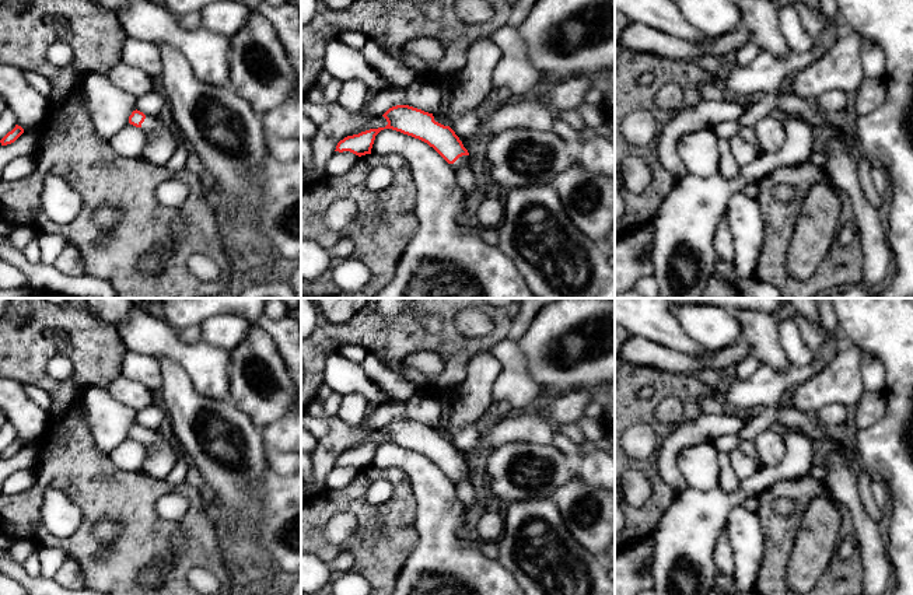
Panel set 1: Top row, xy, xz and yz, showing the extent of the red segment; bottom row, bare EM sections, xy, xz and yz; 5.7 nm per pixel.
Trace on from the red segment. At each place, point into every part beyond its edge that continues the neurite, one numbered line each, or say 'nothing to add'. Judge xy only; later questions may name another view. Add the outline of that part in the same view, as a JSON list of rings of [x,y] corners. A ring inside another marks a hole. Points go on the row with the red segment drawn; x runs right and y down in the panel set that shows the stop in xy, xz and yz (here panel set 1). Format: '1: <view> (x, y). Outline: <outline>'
1: xy (163, 144). Outline: [[[146,115],[140,129],[151,137],[151,143],[144,150],[141,158],[154,165],[165,165],[176,150],[175,134],[158,116]]]

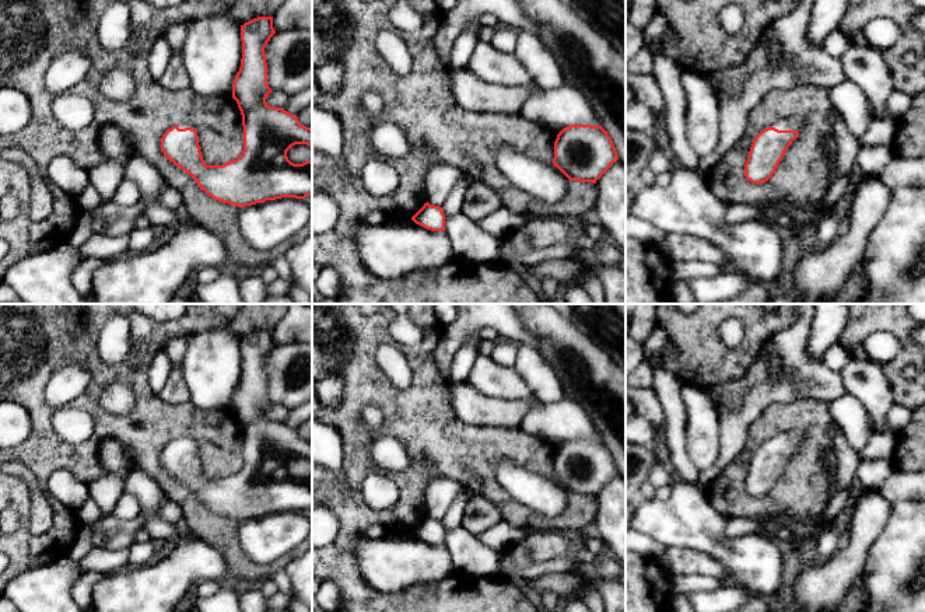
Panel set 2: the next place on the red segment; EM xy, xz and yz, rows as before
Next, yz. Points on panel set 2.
1: yz (795, 122). Outline: [[[792,115],[789,118],[781,119],[779,122],[771,125],[778,130],[798,130],[800,132],[803,127],[805,119],[800,115]]]

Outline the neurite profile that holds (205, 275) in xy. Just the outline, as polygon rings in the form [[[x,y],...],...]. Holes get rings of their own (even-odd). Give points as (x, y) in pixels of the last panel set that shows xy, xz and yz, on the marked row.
[[[200,267],[195,272],[197,283],[211,283],[221,274],[221,269],[218,267]]]

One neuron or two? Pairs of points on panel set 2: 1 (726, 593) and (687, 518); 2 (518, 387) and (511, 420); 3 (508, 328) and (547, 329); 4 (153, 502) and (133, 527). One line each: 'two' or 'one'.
1: two
2: two
3: two
4: two

